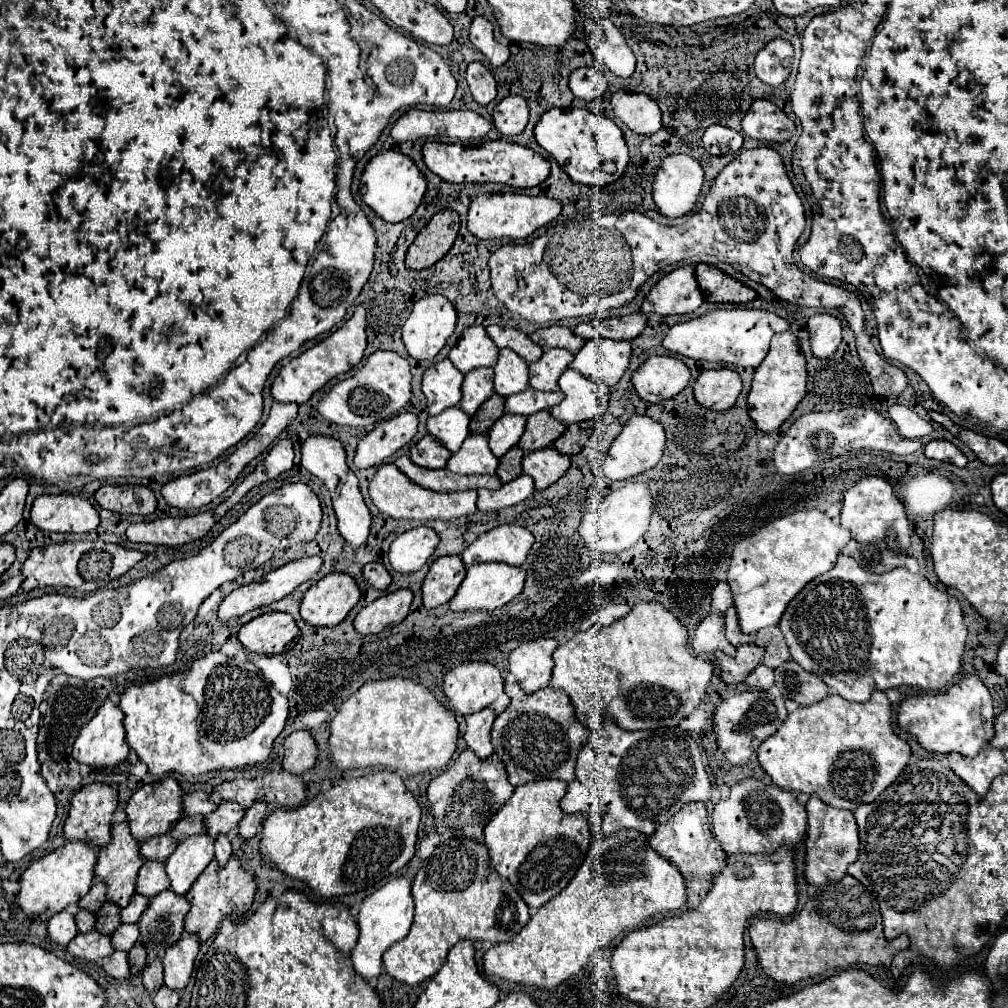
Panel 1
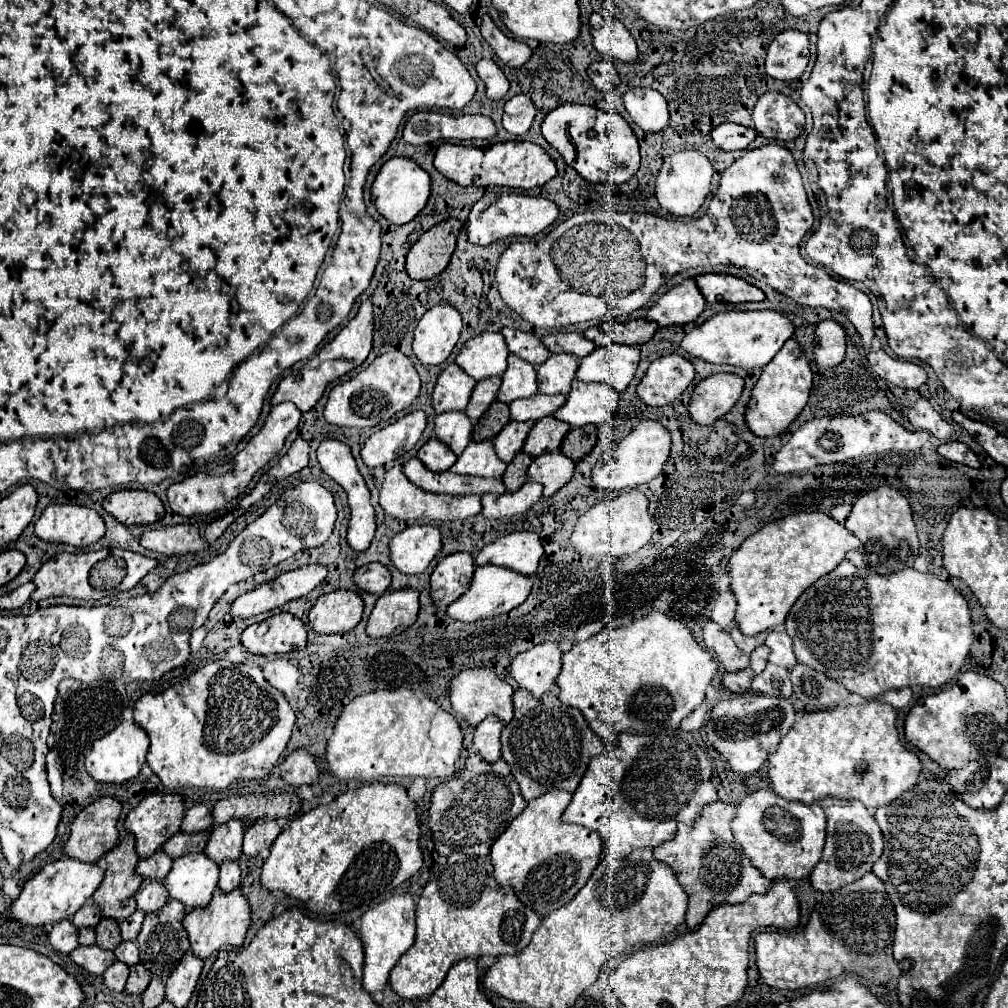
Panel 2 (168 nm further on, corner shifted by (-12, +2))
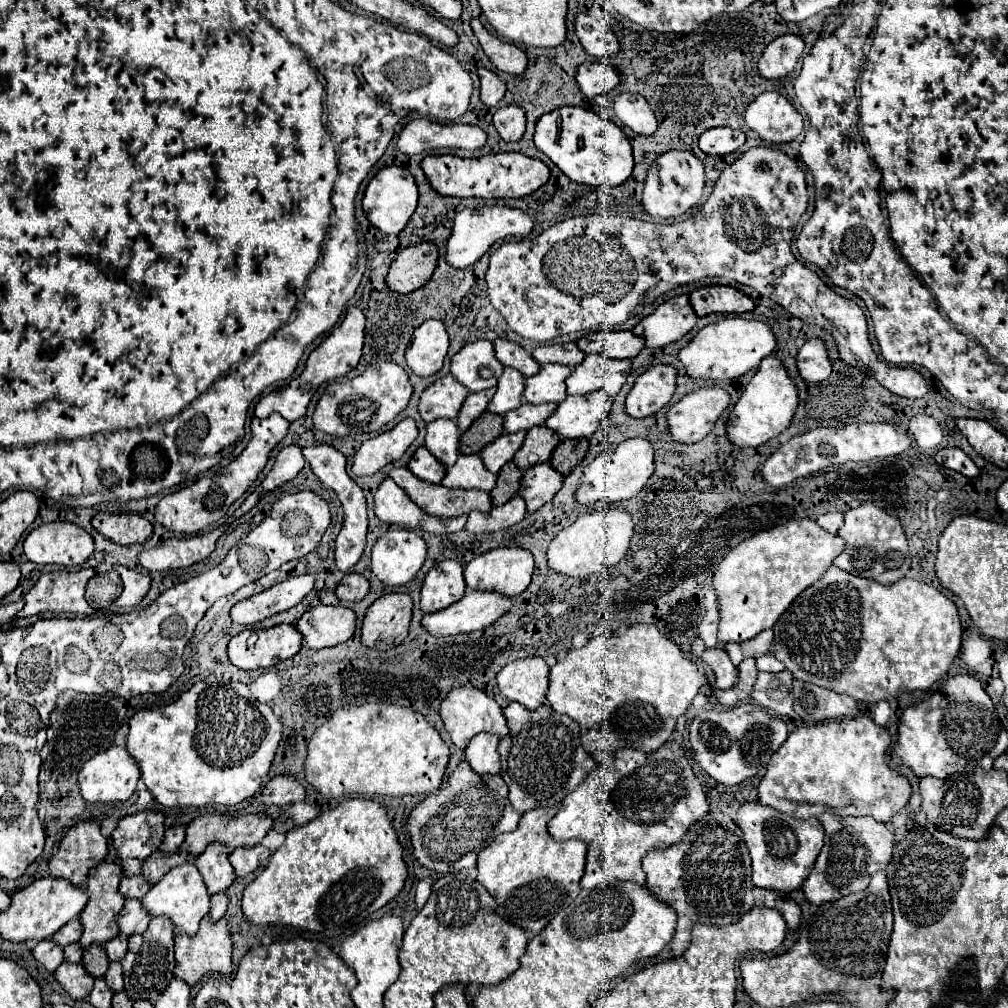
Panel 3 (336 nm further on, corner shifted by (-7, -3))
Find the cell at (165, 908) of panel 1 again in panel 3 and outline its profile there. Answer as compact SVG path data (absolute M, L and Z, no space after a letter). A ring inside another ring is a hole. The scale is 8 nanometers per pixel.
M152 917L148 929L142 935L132 935L128 939L128 953L122 959L124 967L124 991L132 1003L136 1001L156 1001L156 997L172 981L174 969L174 925L164 917Z

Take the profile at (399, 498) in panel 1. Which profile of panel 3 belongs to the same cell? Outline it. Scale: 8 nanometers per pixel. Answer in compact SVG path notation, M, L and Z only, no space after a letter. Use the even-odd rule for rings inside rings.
M386 477L374 493L374 511L376 517L388 525L422 529L434 535L462 531L466 523L466 517L438 519L426 515L390 477Z

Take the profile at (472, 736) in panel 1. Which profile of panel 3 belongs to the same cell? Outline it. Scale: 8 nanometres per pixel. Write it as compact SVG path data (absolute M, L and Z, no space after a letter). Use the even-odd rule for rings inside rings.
M480 733L474 737L474 741L468 743L466 747L466 761L472 767L474 773L478 775L496 775L500 771L500 761L498 761L498 737L492 733Z

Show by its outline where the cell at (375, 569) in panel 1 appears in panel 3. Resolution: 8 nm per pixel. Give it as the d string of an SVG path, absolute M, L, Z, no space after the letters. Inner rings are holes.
M348 573L338 585L336 585L336 591L334 595L340 599L340 601L360 601L362 597L366 597L368 593L368 581L364 575L360 573Z

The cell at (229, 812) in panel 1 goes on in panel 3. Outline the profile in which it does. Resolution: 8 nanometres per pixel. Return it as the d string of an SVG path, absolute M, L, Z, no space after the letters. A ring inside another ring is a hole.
M208 845L208 849L196 857L194 865L198 867L208 895L216 895L220 891L226 891L232 883L234 883L234 869L228 861L228 853L230 849L226 845Z

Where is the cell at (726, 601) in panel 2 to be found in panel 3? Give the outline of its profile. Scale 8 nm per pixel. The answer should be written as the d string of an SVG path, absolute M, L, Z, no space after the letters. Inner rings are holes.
M710 609L710 611L704 615L702 623L698 625L698 637L704 641L704 645L706 645L708 649L718 647L718 639L716 639L718 619L720 619L720 617L718 617L718 609Z

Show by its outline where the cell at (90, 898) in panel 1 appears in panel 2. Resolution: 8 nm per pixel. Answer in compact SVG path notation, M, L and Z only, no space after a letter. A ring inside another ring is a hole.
M89 898L87 904L81 906L79 912L73 916L73 924L79 926L79 928L83 928L83 926L97 926L99 920L101 920L101 910L93 902L93 898Z

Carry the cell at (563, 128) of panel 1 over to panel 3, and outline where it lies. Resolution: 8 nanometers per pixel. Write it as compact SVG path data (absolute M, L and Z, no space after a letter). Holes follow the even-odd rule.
M560 107L542 115L536 123L534 145L572 181L592 187L616 187L630 177L634 167L632 147L624 131L612 121L582 107Z

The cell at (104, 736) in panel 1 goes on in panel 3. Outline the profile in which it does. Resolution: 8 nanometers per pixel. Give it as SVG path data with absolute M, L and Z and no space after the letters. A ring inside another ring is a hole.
M110 747L104 753L94 755L82 771L78 773L78 787L86 803L114 803L114 801L126 801L136 791L136 783L140 779L140 769L136 761L126 753L124 747Z

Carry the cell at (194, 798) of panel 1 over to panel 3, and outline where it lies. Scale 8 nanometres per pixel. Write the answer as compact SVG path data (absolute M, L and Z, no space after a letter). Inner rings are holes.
M182 825L166 829L164 841L160 845L160 853L174 853L182 845L182 841L184 841L184 827Z

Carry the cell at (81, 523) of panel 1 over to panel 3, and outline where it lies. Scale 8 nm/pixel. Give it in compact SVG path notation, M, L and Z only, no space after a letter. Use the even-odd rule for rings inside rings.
M46 523L34 529L24 541L24 555L38 565L76 567L86 563L94 541L74 523Z

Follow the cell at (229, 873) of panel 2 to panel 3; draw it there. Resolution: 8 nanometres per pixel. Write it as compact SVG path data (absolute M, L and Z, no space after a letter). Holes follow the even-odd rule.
M226 893L214 895L212 901L210 901L210 913L208 913L208 915L210 915L210 921L216 923L218 919L222 919L224 913L226 913L226 907L228 907L228 897L226 897Z

